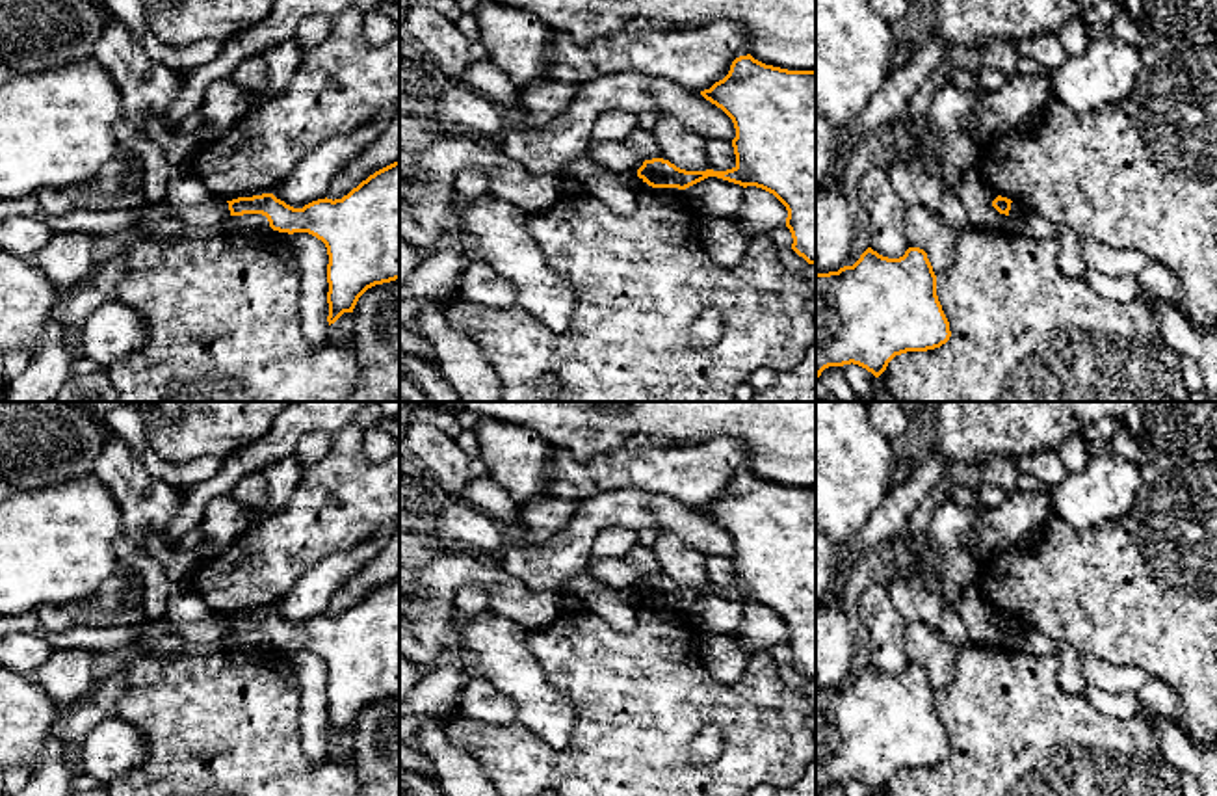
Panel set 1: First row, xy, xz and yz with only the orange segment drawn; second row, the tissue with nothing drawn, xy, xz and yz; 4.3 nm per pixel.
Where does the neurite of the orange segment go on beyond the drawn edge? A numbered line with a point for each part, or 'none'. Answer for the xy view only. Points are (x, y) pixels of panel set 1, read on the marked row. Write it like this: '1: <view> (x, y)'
none

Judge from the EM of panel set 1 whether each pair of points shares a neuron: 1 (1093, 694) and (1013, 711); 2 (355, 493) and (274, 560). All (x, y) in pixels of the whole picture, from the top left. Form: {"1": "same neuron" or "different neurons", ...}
{"1": "different neurons", "2": "same neuron"}

